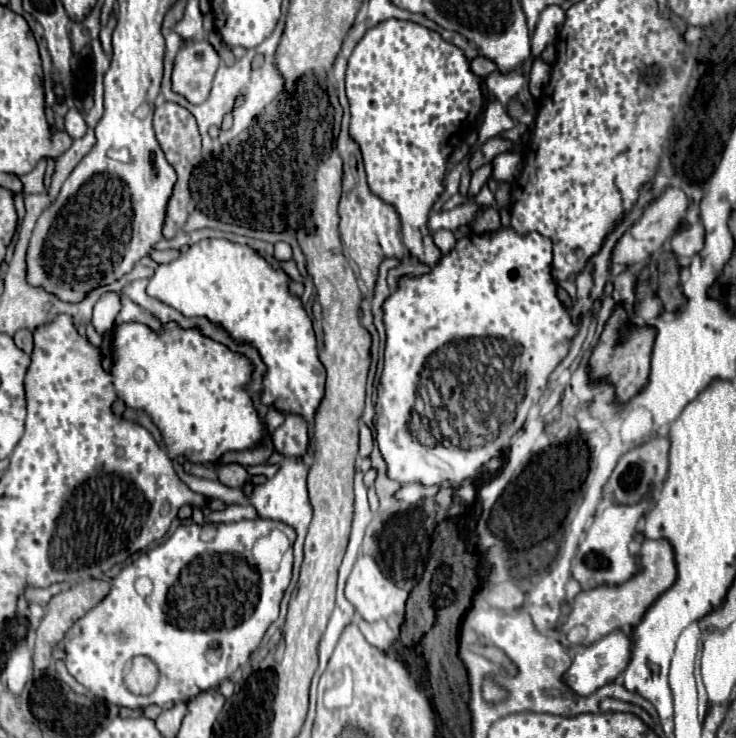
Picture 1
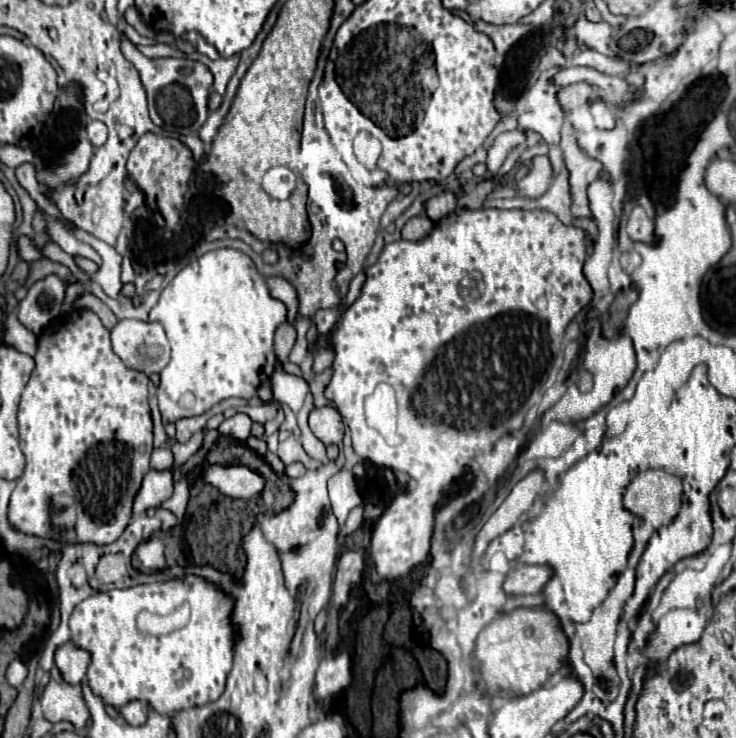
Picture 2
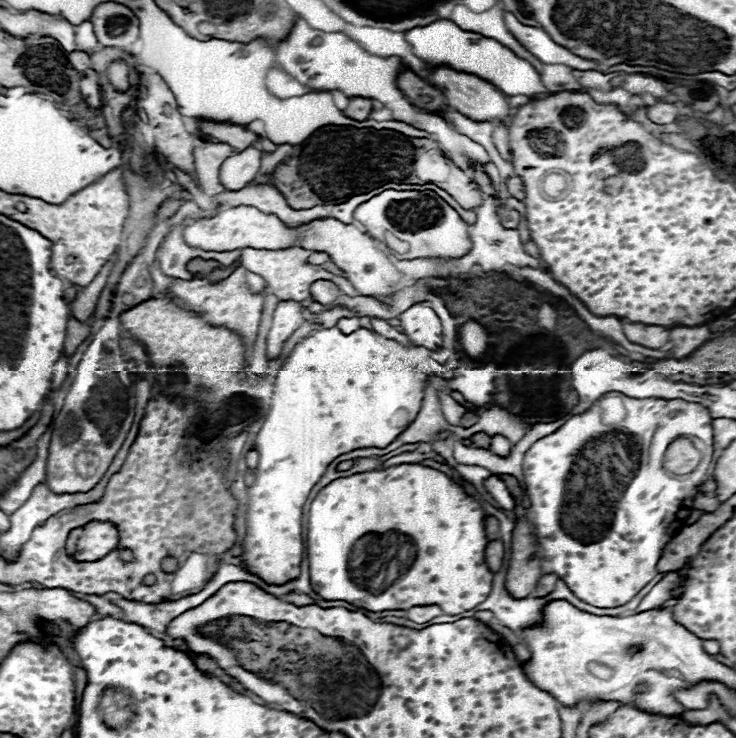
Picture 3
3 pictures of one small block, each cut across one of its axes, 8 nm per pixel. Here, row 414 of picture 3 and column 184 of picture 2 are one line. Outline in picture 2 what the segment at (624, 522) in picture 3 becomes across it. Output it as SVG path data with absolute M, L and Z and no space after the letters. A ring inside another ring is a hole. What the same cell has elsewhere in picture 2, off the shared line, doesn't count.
M186 574L182 578L172 578L172 580L164 580L164 582L152 582L152 584L138 584L138 586L130 586L130 588L114 588L114 590L108 590L108 592L96 592L92 596L88 596L86 600L82 600L74 612L70 614L70 642L76 646L76 648L82 648L86 652L90 652L90 664L88 664L88 670L86 670L86 678L88 678L88 684L92 688L92 692L102 698L104 704L110 704L114 708L120 708L132 700L142 700L146 702L154 712L158 714L170 714L170 712L178 712L178 710L186 710L186 708L194 708L194 706L204 706L208 702L214 702L220 698L220 694L224 692L224 686L226 686L226 678L228 678L228 672L232 670L232 652L234 652L234 644L238 640L238 626L232 622L232 612L234 612L234 598L220 590L214 582L206 580L206 578L200 578L200 576L194 576L194 574ZM148 610L150 614L156 614L156 616L162 616L166 620L172 620L172 616L176 616L176 624L164 624L164 632L152 636L152 634L142 634L136 626L136 616L140 612Z

